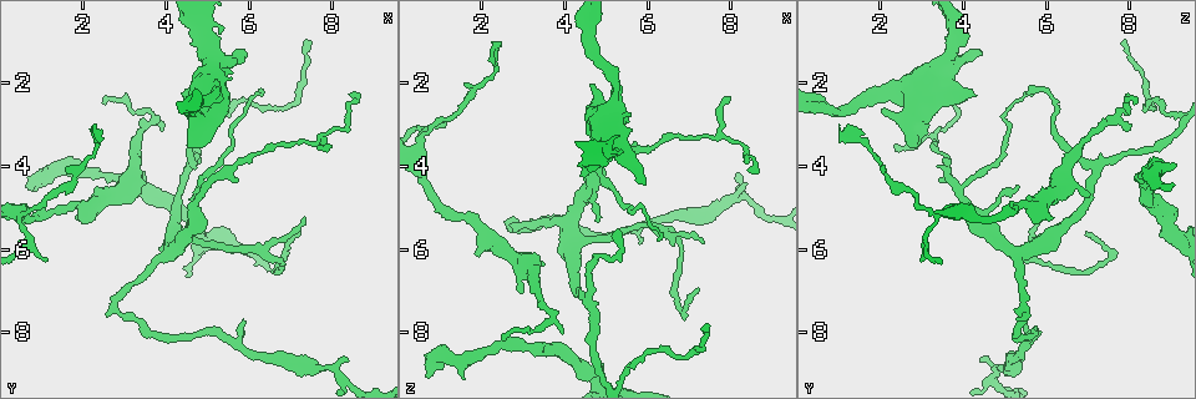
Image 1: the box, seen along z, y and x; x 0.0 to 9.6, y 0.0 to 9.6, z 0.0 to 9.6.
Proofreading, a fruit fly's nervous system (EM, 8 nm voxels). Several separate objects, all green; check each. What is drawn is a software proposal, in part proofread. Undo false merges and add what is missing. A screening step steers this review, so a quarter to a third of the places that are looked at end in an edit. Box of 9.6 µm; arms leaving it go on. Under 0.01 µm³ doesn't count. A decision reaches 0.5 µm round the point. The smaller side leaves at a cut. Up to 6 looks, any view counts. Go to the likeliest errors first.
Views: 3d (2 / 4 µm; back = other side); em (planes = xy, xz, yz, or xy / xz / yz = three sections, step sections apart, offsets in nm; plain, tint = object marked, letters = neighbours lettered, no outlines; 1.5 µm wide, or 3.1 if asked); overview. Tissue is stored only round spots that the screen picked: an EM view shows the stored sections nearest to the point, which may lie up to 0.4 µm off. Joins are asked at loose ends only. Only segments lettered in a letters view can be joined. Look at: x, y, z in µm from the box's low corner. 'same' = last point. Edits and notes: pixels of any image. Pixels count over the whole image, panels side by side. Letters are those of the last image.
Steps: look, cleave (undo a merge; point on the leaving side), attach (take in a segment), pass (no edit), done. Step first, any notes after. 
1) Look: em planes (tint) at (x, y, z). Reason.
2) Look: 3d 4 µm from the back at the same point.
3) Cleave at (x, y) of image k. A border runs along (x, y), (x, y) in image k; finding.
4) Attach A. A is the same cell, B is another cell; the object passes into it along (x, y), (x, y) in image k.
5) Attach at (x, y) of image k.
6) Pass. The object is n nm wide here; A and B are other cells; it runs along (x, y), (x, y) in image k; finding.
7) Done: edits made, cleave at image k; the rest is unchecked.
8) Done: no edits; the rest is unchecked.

Look: em planes (letters) at (5.85, 7.70, 5.45). Tapers out.

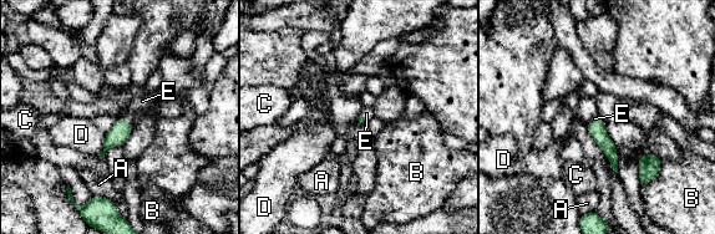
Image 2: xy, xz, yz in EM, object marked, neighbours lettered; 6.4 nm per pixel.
Attach E. E is the same cell, A, B, C and D are other cells; the neuron continues.

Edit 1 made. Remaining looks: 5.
Look: 3d 2 µm at (5.05, 1.20, 3.75). Sharp bend.

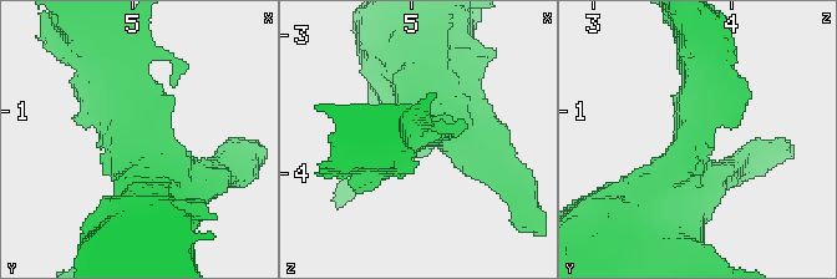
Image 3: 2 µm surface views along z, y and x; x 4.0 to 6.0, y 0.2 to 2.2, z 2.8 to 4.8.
Look: em xz step 8 (tint) at (5.00, 1.20, 3.72).

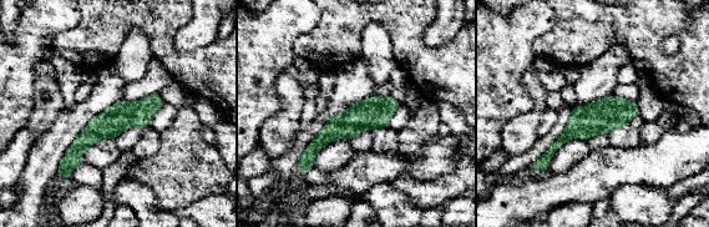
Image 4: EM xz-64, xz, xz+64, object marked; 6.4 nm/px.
Look: em yz step 8 (letters) at the same point.

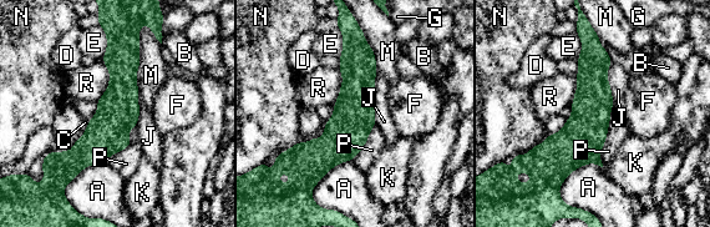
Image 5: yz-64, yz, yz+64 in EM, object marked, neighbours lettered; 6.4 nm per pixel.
Pass. A, B, C, D, E, F, G, J, K, M, N, P and R are other cells; it runs along (592, 39), (591, 117), (559, 178) in image 5; continuous, no second neuron.

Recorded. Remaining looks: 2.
Look: 3d 4 µm from the back at (7.35, 5.20, 5.90). Tapers out.

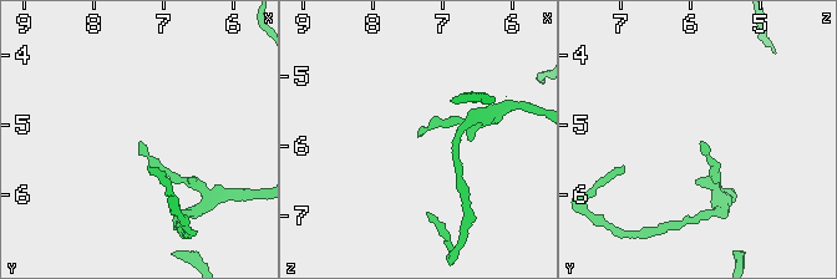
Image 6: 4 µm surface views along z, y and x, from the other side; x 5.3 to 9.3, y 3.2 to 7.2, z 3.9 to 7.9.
Look: em planes (letters) at (7.40, 5.25, 5.85). Now the EM.

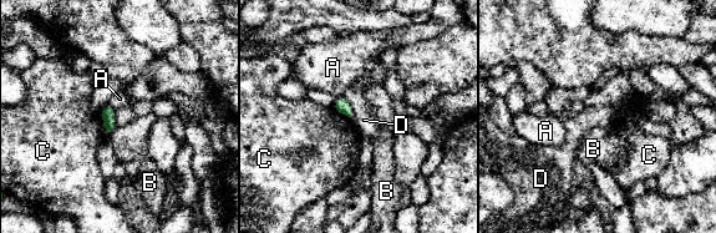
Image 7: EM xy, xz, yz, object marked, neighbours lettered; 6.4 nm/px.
Pass. The object is 90 nm wide here; A, B, C and D are other cells; a border runs along (344, 96), (353, 111), (353, 120) in image 7; none of them fits.

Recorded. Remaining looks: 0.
Done: edits made, attach at image 2; the rest is unchecked.

